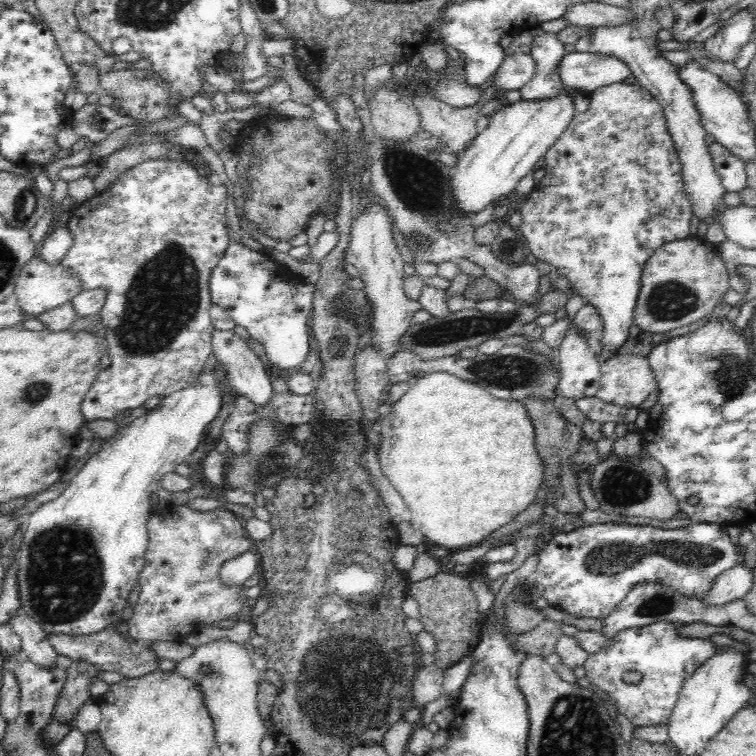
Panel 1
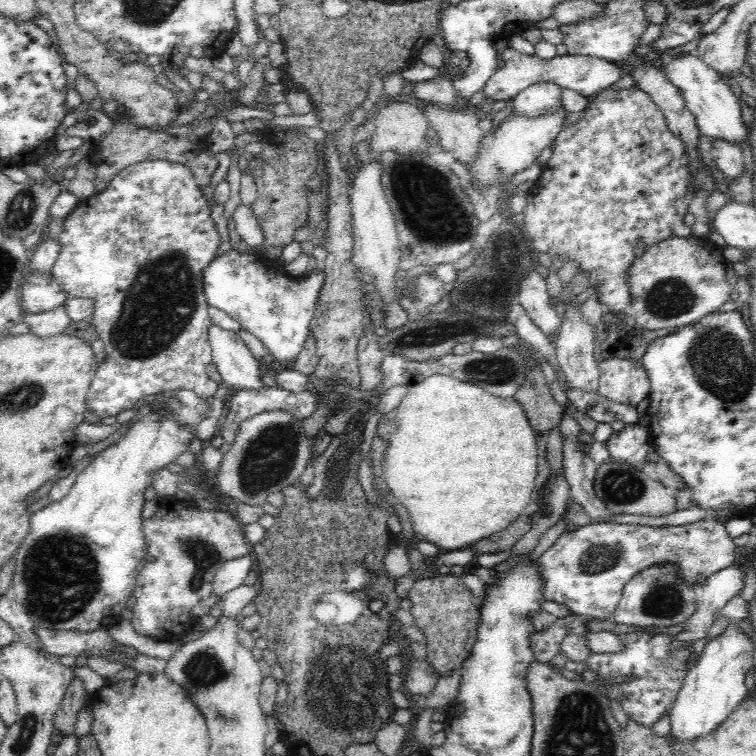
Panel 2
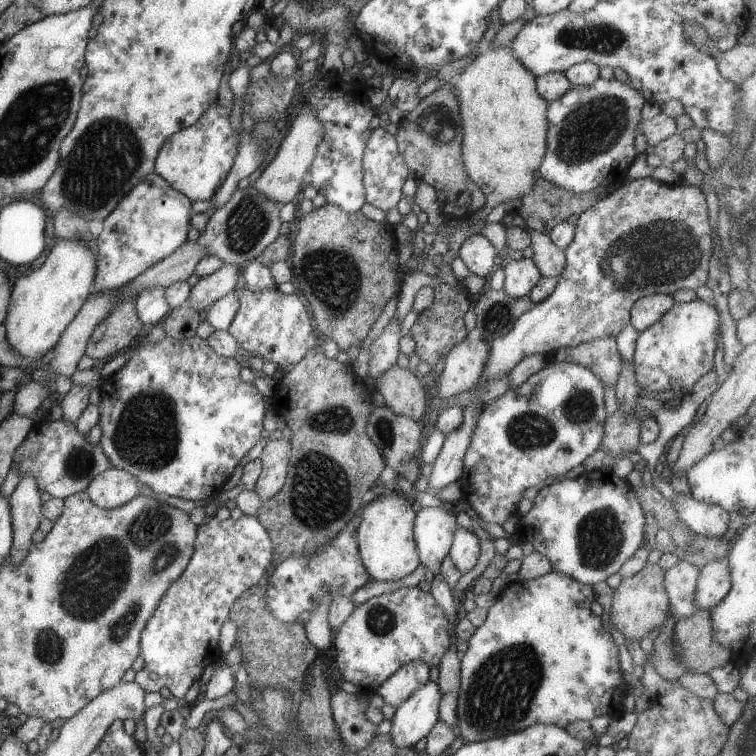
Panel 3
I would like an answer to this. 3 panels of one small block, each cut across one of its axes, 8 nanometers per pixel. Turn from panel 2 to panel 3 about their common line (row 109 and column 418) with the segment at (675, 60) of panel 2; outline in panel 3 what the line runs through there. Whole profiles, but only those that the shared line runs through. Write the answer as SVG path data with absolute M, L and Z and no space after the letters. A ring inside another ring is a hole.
M437 683L427 684L413 690L399 706L390 720L389 736L397 748L413 747L433 728L438 720L438 708L441 694Z

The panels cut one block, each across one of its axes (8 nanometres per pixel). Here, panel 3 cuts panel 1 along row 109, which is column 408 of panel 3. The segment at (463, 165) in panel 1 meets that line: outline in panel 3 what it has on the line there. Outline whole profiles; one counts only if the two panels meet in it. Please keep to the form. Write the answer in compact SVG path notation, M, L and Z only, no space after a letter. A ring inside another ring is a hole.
M390 491L362 505L356 514L360 518L355 531L356 552L359 552L367 581L399 580L415 570L420 564L413 542L413 519L416 514L407 497L398 491Z

